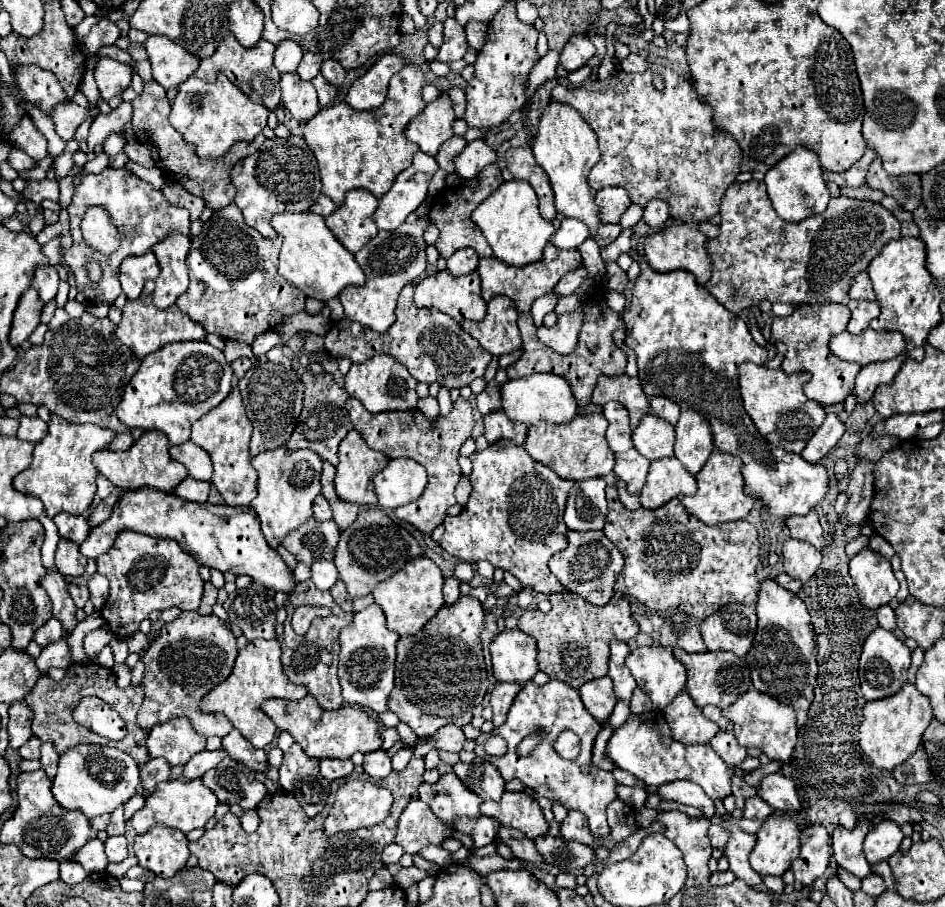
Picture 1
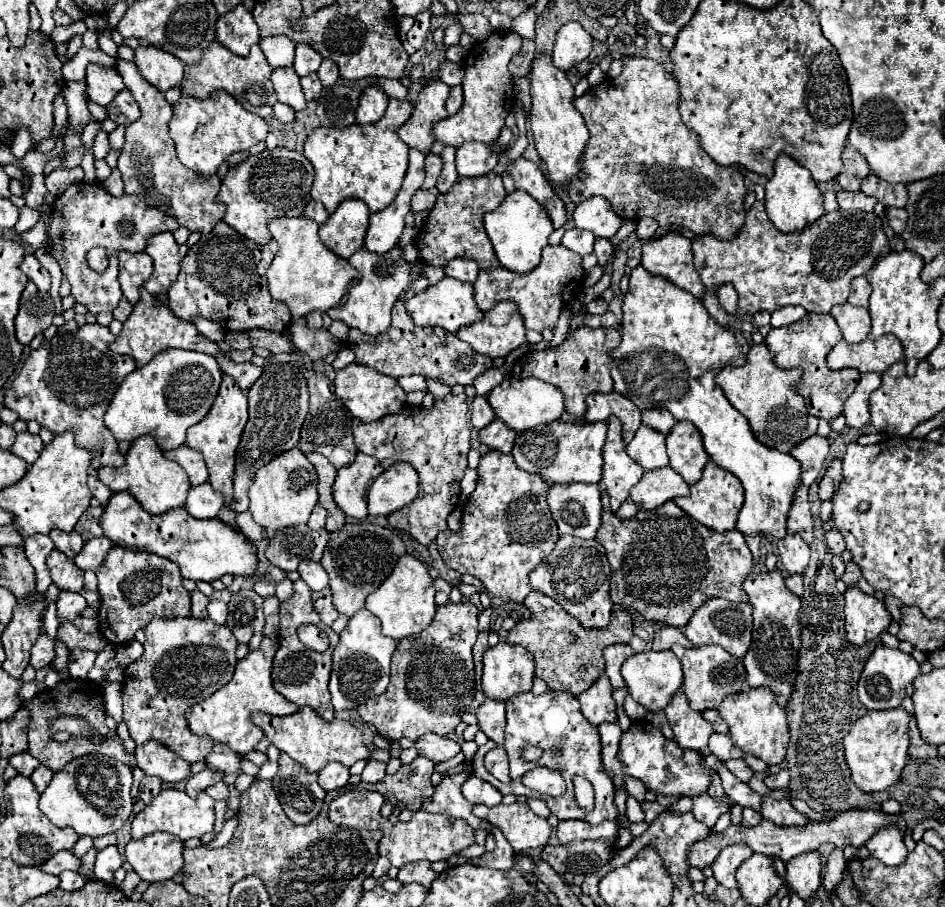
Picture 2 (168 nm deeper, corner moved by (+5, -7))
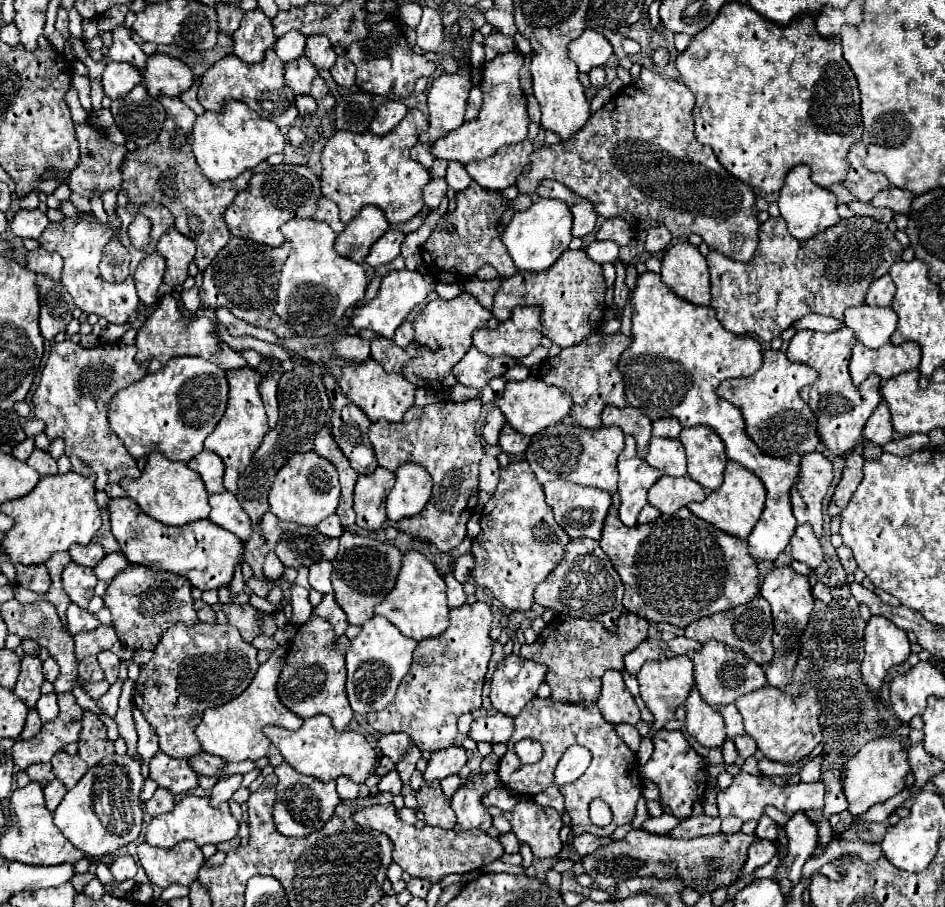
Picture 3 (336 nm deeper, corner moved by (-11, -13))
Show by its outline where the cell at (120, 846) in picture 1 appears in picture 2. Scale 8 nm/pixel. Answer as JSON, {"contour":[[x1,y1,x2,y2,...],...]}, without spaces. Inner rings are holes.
{"contour":[[110,845,102,851,98,851,96,855,96,869,94,869,94,875,96,879,104,881,104,883,110,883,114,879,114,871,122,865,122,857,116,849,116,845]]}

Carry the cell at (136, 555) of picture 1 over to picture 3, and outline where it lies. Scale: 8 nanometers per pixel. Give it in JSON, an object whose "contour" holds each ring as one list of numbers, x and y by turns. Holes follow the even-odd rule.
{"contour":[[128,565,120,571,106,595,104,603,112,613,112,625,118,639,132,651,136,649,154,649,162,631,170,625,182,621,186,625,196,625,196,611,192,599,192,585,182,575,172,575,170,571,156,571,152,567]]}

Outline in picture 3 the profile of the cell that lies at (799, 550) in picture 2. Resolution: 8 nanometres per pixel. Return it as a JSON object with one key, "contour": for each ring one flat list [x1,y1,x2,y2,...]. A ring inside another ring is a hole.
{"contour":[[808,523,796,527,796,533,792,535,790,547,792,547,792,557,800,563,806,563,810,569,816,569,822,563,820,541,814,535,812,527,808,527]]}

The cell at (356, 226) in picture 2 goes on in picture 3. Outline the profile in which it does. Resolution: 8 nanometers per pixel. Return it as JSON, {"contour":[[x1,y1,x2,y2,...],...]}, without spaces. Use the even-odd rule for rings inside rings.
{"contour":[[364,207,336,237,336,251,354,263,364,263,370,247,388,231,388,221,378,207]]}

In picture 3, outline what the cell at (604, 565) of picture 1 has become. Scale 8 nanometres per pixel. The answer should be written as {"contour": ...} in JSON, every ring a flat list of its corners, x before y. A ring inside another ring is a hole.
{"contour":[[572,539,564,549,564,559,560,565,536,587,534,601,542,607,550,607,556,613,566,613,578,619,592,619,602,623,606,631,616,633,616,619,624,613,622,605,624,583,612,561,602,551,598,541,592,539]]}

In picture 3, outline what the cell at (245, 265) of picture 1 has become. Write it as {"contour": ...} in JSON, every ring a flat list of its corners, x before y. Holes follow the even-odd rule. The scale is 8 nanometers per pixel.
{"contour":[[230,237,226,247,220,249,218,255,212,259,212,263,204,269,204,281,198,289,202,309,216,311,218,307,226,307,242,321,254,327,270,329,280,339,294,337,296,333,292,331,292,327,288,327,288,323,284,323,284,319,280,319,274,313,280,271,288,255,290,255,288,241,284,241,280,247,268,247,262,243,248,241,248,239]]}

